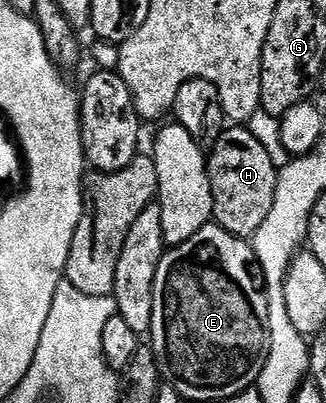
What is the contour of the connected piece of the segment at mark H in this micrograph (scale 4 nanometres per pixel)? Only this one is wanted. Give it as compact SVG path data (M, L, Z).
M228 127L211 146L206 160L215 224L236 237L250 239L266 223L266 215L274 207L278 170L271 163L266 147L246 127Z

